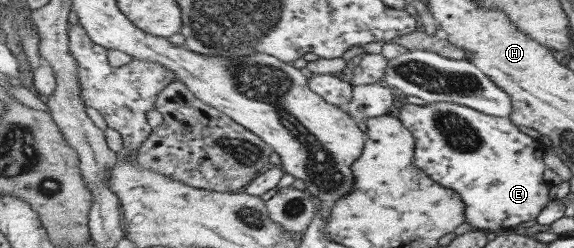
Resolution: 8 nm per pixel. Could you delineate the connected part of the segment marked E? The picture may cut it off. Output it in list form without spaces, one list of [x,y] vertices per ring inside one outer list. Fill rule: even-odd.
[[[432,102],[426,103],[426,105],[423,106],[405,103],[400,107],[398,117],[405,125],[407,125],[408,130],[411,130],[415,136],[415,163],[419,165],[424,172],[427,172],[428,175],[432,177],[432,180],[435,180],[438,184],[441,184],[446,188],[460,193],[460,196],[463,197],[464,202],[467,204],[467,222],[472,228],[484,231],[505,232],[507,229],[512,229],[514,226],[522,224],[522,222],[537,220],[544,208],[548,207],[548,204],[554,201],[554,198],[550,196],[550,187],[552,184],[544,180],[544,172],[546,172],[547,168],[546,165],[544,165],[544,151],[546,146],[542,145],[542,142],[539,139],[534,140],[532,136],[520,132],[520,128],[516,128],[516,124],[512,123],[510,118],[492,116],[480,112],[480,110],[470,108],[470,106],[464,106],[454,102]]]

